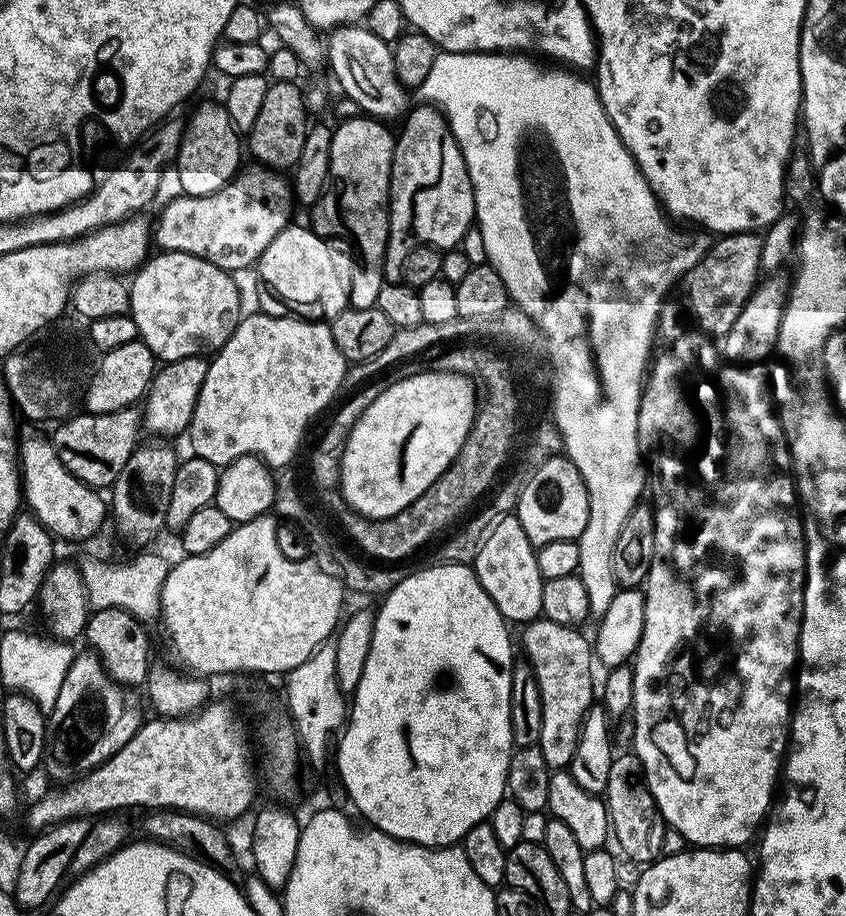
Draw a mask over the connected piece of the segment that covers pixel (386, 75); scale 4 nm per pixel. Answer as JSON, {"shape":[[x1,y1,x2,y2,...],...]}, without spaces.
{"shape":[[344,25,331,31,326,38,326,62,341,88,365,115,391,120,401,117,409,109,409,93,395,72,393,47,365,25]]}

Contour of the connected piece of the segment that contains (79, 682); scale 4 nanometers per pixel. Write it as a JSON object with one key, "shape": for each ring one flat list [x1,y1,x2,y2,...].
{"shape":[[78,654,72,660,70,670,66,670,66,679,62,682,62,691,58,693,58,702,54,702,52,711,47,713,48,735,46,737,46,752,43,761,43,771,53,776,53,781,67,782,77,779,89,772,91,768,98,768,104,764,134,734,146,719,146,713,140,709,140,700,135,696,131,687,118,683,108,675,101,659,95,654]]}

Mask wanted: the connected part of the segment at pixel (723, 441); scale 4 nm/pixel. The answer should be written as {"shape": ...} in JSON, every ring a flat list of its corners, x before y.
{"shape":[[665,302,660,307,659,335,664,335,672,341,660,353,655,353,640,394,638,434,641,449,646,450,646,460,650,465,650,503,654,509,654,558,650,562,650,574,642,585,644,629,632,664,634,698,630,720,636,723,636,729,632,732,632,740,636,743,634,753,641,760,644,781,650,794,654,796,654,802,657,803,667,827,673,833,681,832,689,840,689,845,723,850,740,848,752,835,755,837,774,804,772,791,776,788,776,780,778,788,778,777,782,772,782,761,785,759,790,739,790,713,794,707,794,669,798,664,800,619,804,613,806,545,804,524,796,513,798,493,792,471,792,454,788,451,784,429,780,427,780,417,774,411,774,401,770,395,769,369,760,364,737,366,732,362,721,363,722,366,719,368,716,365,717,345,707,335,696,330,691,331,684,332,683,326,676,324,676,308,672,302]]}

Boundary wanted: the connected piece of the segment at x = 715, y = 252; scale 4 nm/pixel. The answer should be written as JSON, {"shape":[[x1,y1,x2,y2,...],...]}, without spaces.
{"shape":[[755,231,734,232,724,234,719,237,720,240,709,247,706,255,688,271,686,283,688,283,688,308,692,311,692,316,696,319,695,327,701,333,707,334,712,338,725,336,734,326,738,314,742,314,742,306,752,296,752,290,761,279,762,271,760,268,760,259,762,258,762,240]]}

